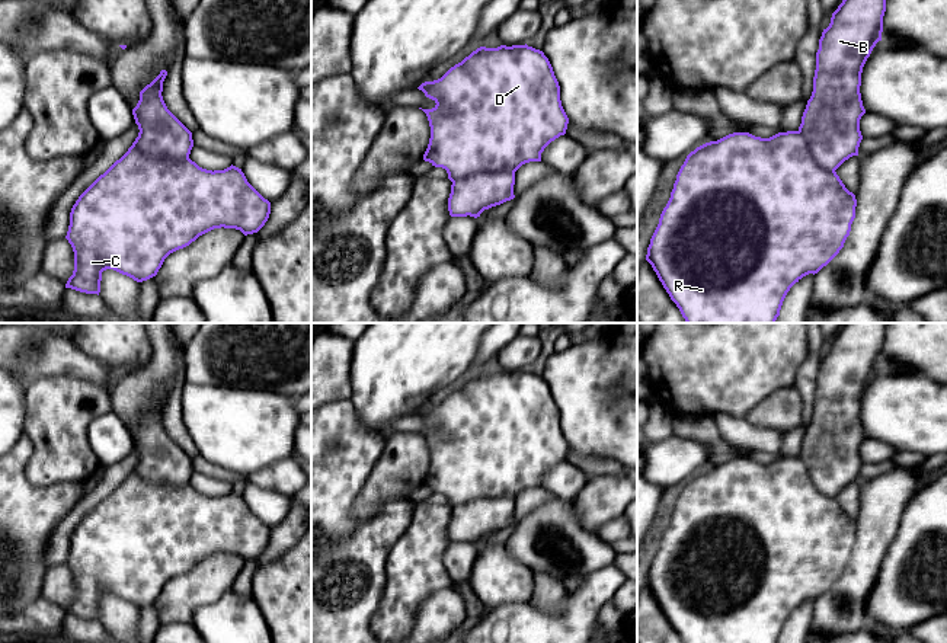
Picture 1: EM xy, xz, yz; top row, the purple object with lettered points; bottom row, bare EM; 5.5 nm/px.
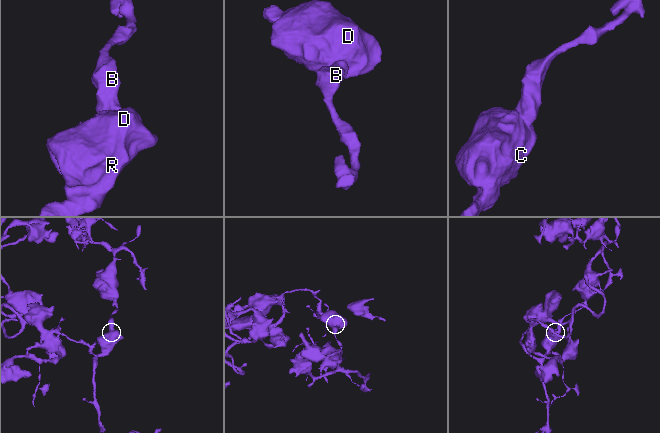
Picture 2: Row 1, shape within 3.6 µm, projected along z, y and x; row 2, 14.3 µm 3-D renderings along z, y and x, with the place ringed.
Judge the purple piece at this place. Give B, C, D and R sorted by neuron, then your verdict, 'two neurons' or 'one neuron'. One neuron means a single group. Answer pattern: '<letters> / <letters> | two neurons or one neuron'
B C D R | one neuron

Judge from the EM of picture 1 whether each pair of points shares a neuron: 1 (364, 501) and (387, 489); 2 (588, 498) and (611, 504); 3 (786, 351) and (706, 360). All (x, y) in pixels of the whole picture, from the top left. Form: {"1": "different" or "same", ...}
{"1": "same", "2": "same", "3": "same"}

